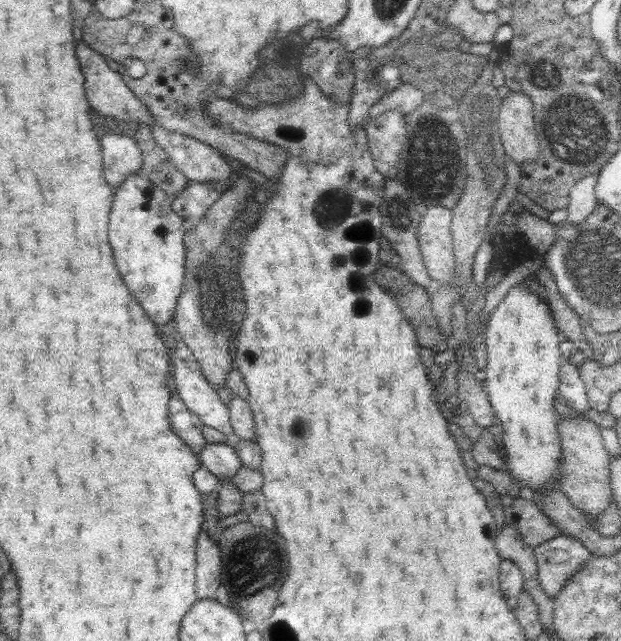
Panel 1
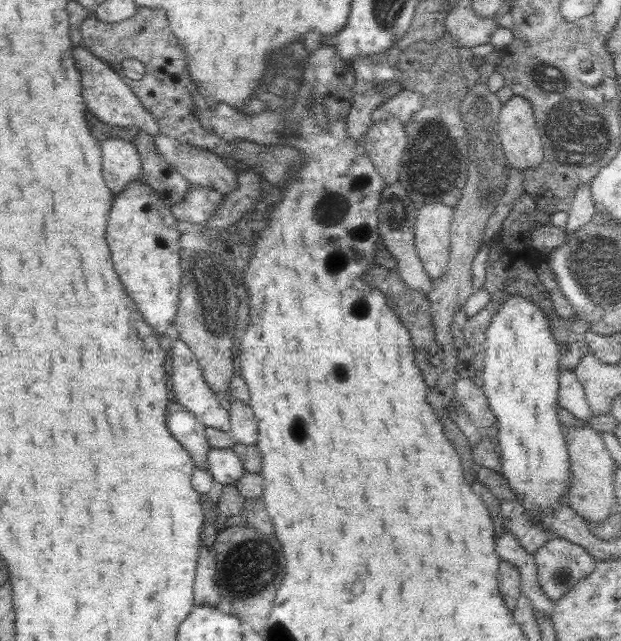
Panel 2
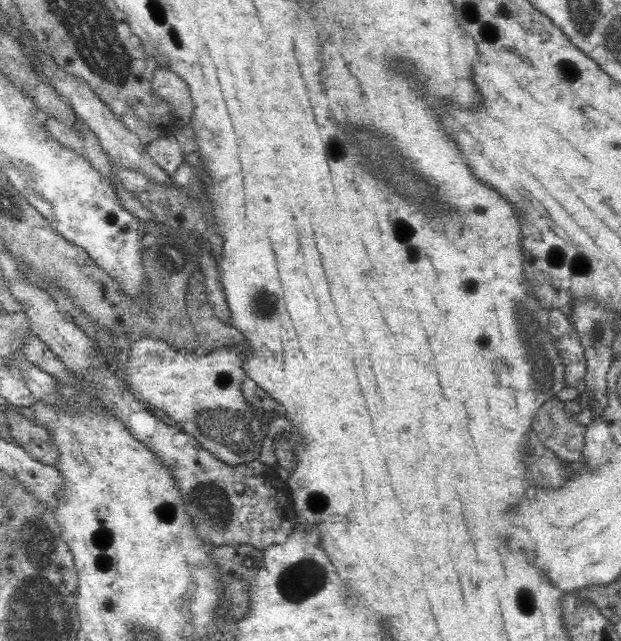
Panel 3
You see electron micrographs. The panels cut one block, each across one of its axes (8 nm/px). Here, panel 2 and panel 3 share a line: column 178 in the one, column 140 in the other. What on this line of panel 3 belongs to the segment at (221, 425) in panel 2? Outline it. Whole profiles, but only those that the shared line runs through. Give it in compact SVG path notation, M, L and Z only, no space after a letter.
M144 336L142 340L132 340L122 346L122 358L118 360L118 374L122 374L124 382L128 384L128 390L138 398L144 406L158 406L178 422L178 428L182 432L192 434L204 448L208 448L218 460L238 466L260 458L262 442L266 438L266 412L256 410L250 406L242 396L242 384L248 378L246 376L246 360L248 360L248 344L240 348L230 348L228 340L222 344L216 344L214 352L184 352L176 350L164 340L156 340L152 336Z

